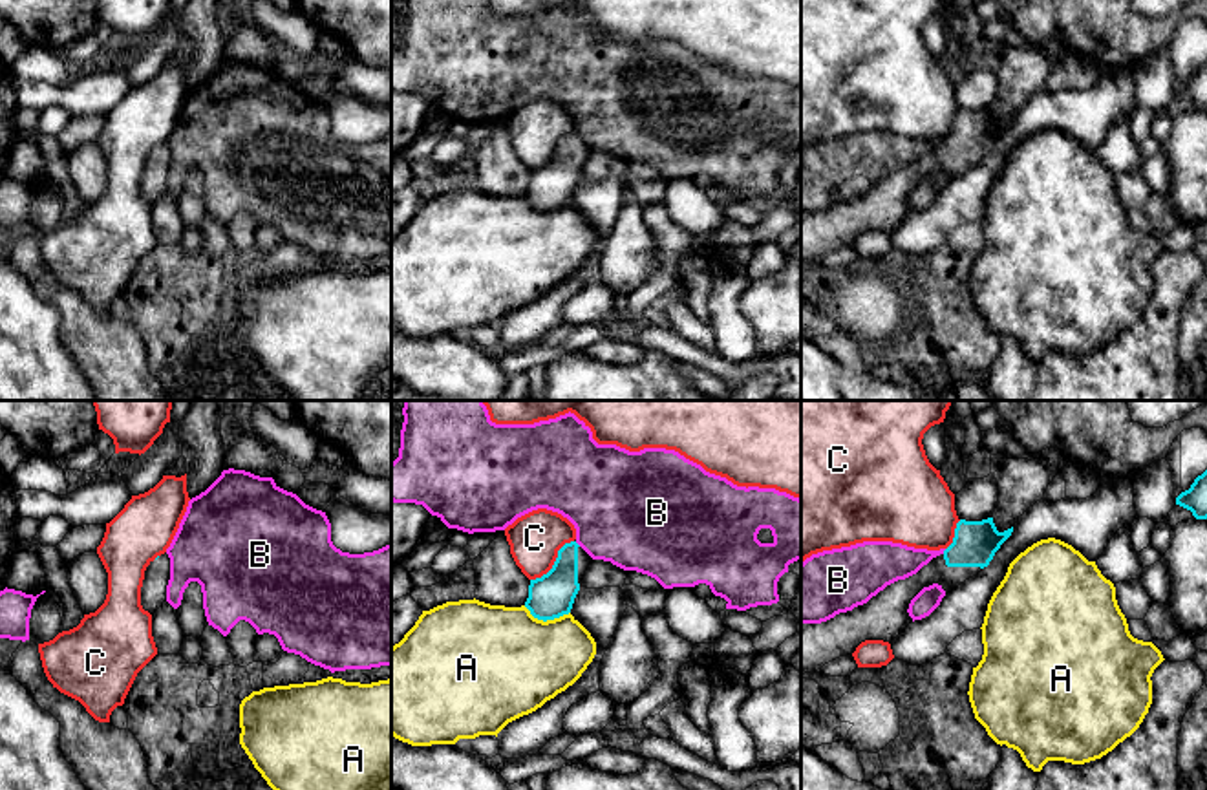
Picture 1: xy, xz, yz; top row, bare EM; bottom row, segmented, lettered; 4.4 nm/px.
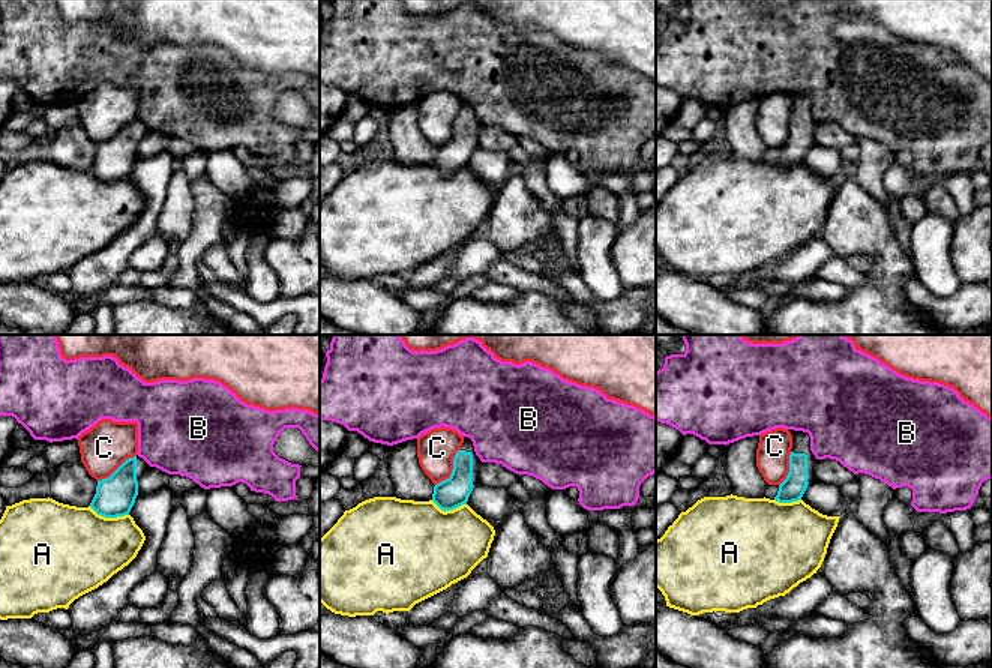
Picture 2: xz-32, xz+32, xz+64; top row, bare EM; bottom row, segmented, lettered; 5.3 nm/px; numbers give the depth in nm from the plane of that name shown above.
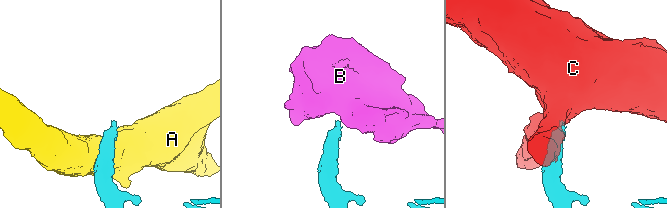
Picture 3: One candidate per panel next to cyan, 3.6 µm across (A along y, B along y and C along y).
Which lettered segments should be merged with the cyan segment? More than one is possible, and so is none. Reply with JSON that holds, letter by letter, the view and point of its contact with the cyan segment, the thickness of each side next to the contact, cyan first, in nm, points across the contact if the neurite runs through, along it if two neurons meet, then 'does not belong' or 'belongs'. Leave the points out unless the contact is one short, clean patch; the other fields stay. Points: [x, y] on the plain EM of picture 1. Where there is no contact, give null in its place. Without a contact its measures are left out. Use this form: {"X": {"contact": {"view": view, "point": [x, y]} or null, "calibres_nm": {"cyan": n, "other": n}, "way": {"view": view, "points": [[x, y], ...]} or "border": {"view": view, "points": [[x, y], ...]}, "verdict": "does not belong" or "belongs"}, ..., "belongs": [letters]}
{"A": {"contact": {"view": "xz", "point": [547, 209]}, "calibres_nm": {"cyan": 190, "other": 460}, "verdict": "does not belong"}, "B": {"contact": {"view": "xz", "point": [576, 134]}, "calibres_nm": {"cyan": 190, "other": 460}, "border": {"view": "xz", "points": [[575, 132], [580, 136]]}, "verdict": "does not belong"}, "C": {"contact": {"view": "xz", "point": [555, 152]}, "calibres_nm": {"cyan": 190, "other": 220}, "verdict": "does not belong"}, "belongs": []}

